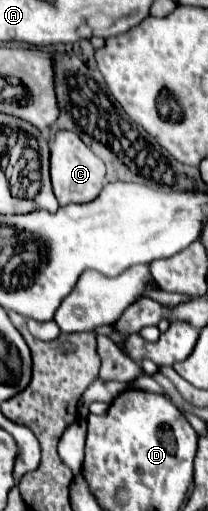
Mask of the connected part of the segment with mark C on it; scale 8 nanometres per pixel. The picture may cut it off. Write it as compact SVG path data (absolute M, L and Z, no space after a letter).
M59 130L55 134L55 140L49 144L51 150L51 182L53 182L53 192L59 200L59 206L67 206L71 202L75 204L85 204L97 194L101 194L103 184L105 184L105 164L81 142L77 134L71 130Z

